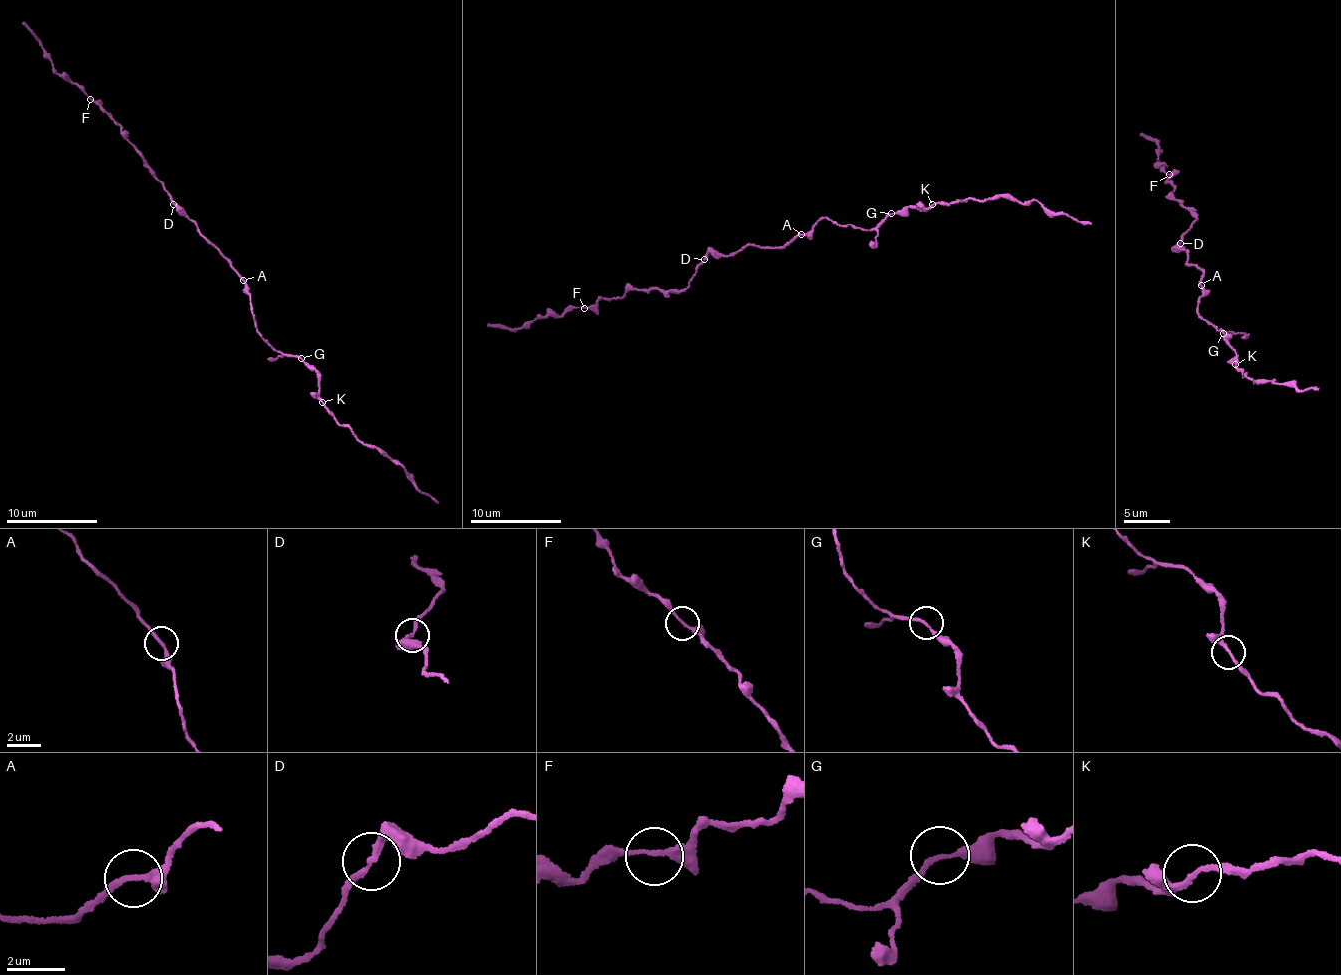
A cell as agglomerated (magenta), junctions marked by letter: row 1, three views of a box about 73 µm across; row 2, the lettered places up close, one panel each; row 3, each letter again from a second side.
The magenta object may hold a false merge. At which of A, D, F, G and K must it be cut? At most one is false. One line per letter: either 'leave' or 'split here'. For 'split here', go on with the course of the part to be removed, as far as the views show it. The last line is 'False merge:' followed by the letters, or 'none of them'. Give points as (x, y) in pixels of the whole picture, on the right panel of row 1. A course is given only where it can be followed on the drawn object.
A: leave
D: leave
F: leave
G: leave
K: leave
False merge: none of them

